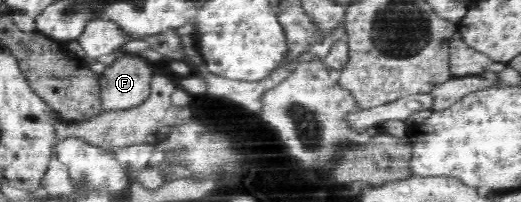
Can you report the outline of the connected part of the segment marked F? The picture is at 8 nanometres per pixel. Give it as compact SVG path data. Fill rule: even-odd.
M125 54L99 73L104 111L131 109L142 104L150 96L151 80L155 76L148 60L134 54Z

